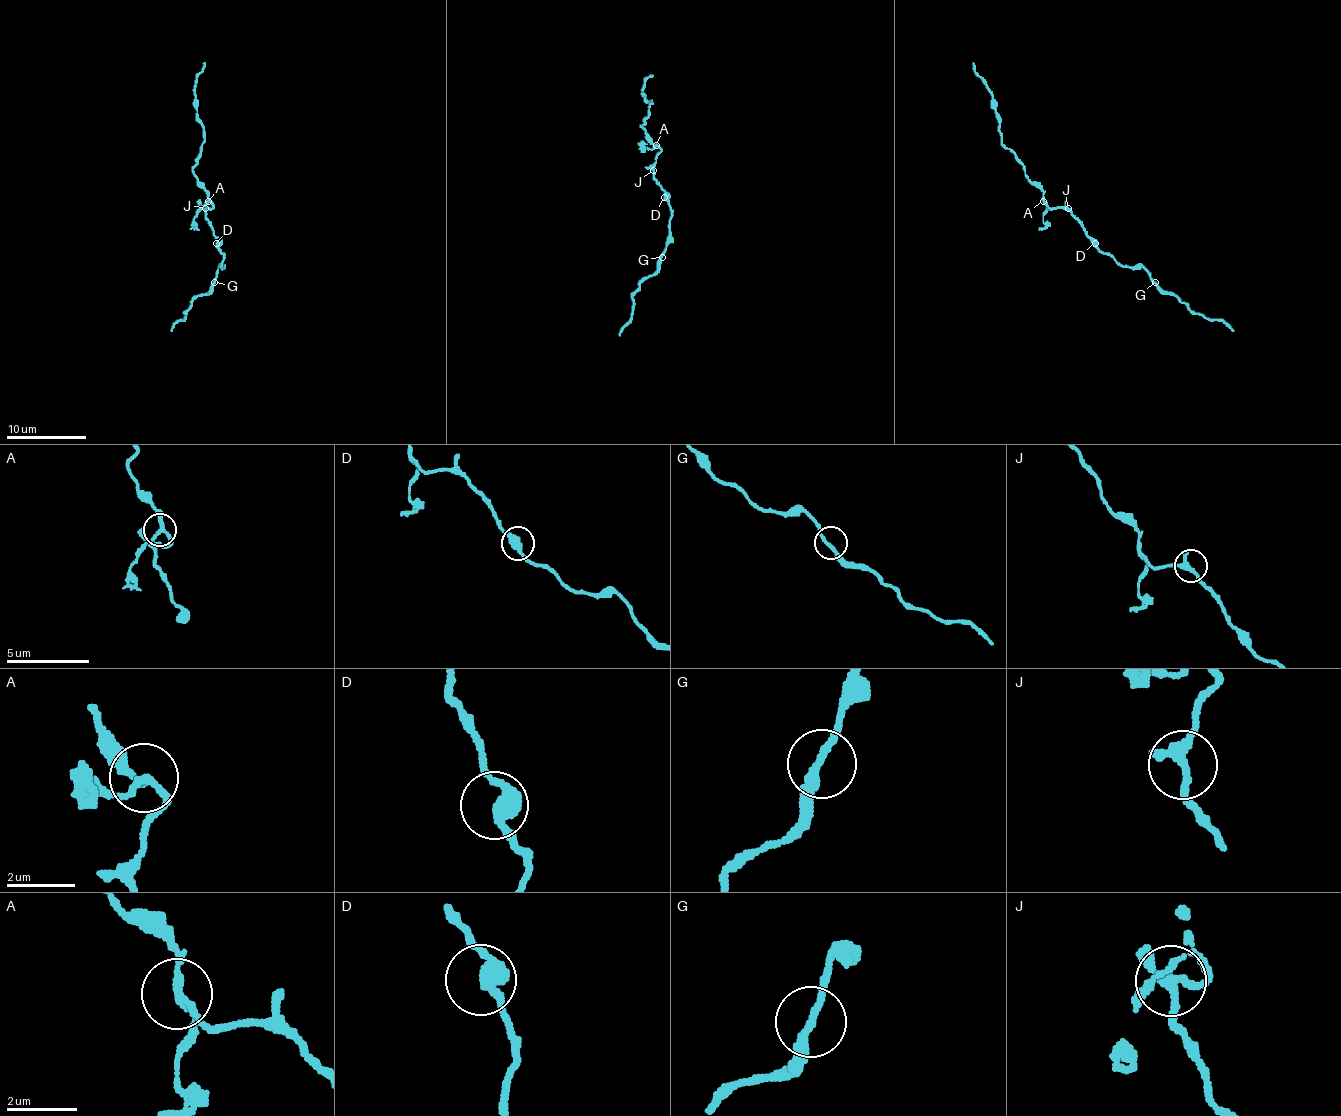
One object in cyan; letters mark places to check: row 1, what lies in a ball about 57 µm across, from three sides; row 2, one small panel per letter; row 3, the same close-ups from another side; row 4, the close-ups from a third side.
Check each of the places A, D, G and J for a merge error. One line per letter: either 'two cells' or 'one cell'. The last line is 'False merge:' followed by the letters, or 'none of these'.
A: two cells
D: one cell
G: one cell
J: one cell
False merge: A

